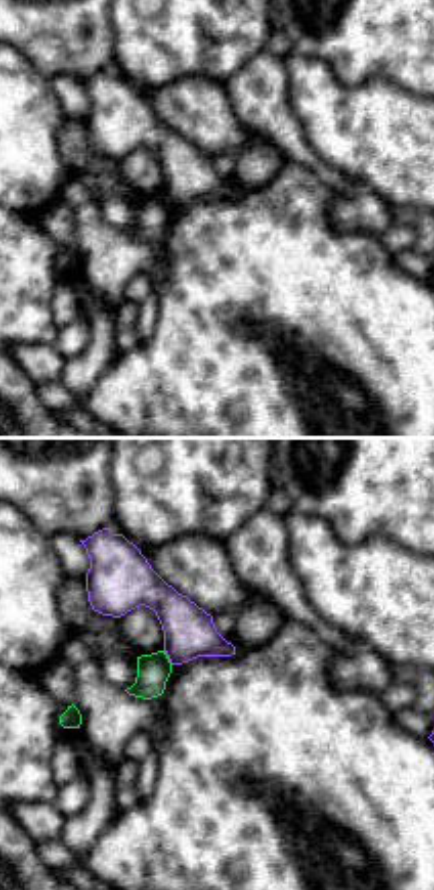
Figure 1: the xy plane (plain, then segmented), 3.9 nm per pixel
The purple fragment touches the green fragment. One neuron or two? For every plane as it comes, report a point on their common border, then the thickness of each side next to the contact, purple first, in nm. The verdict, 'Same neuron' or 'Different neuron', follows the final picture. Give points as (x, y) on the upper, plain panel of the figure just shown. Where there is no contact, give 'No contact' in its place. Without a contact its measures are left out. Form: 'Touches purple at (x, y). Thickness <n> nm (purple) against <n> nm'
Touches purple at (168, 199). Thickness 200 nm (purple) against 130 nm

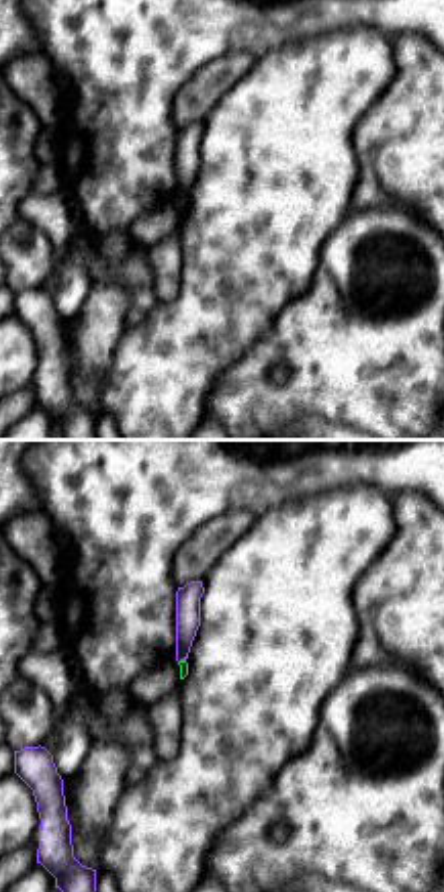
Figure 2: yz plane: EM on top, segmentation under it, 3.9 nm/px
Touches purple at (181, 201). Thickness 100 nm (purple) against 30 nm

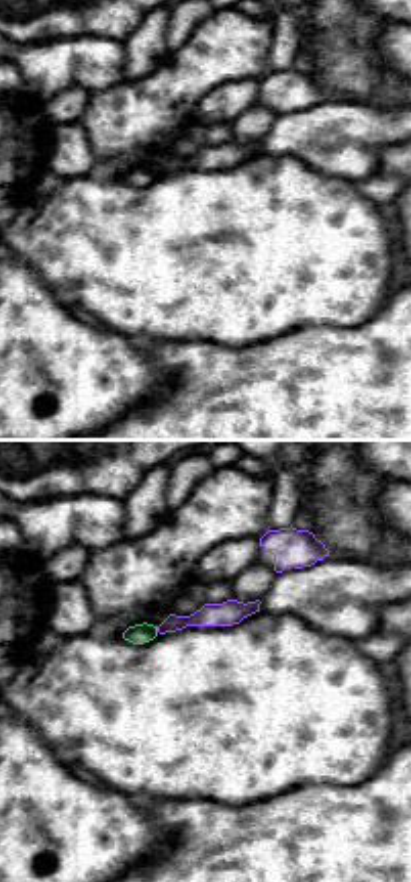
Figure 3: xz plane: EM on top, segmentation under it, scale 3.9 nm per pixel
Touches purple at (158, 170). Thickness 100 nm (purple) against 80 nm

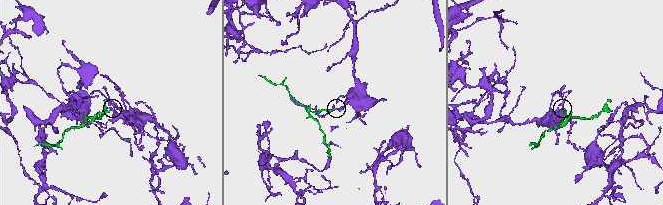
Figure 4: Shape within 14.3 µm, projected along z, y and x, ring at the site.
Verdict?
Different neuron

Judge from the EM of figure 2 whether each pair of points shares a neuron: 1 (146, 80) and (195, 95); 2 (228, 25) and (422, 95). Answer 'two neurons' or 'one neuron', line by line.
1: two neurons
2: two neurons

